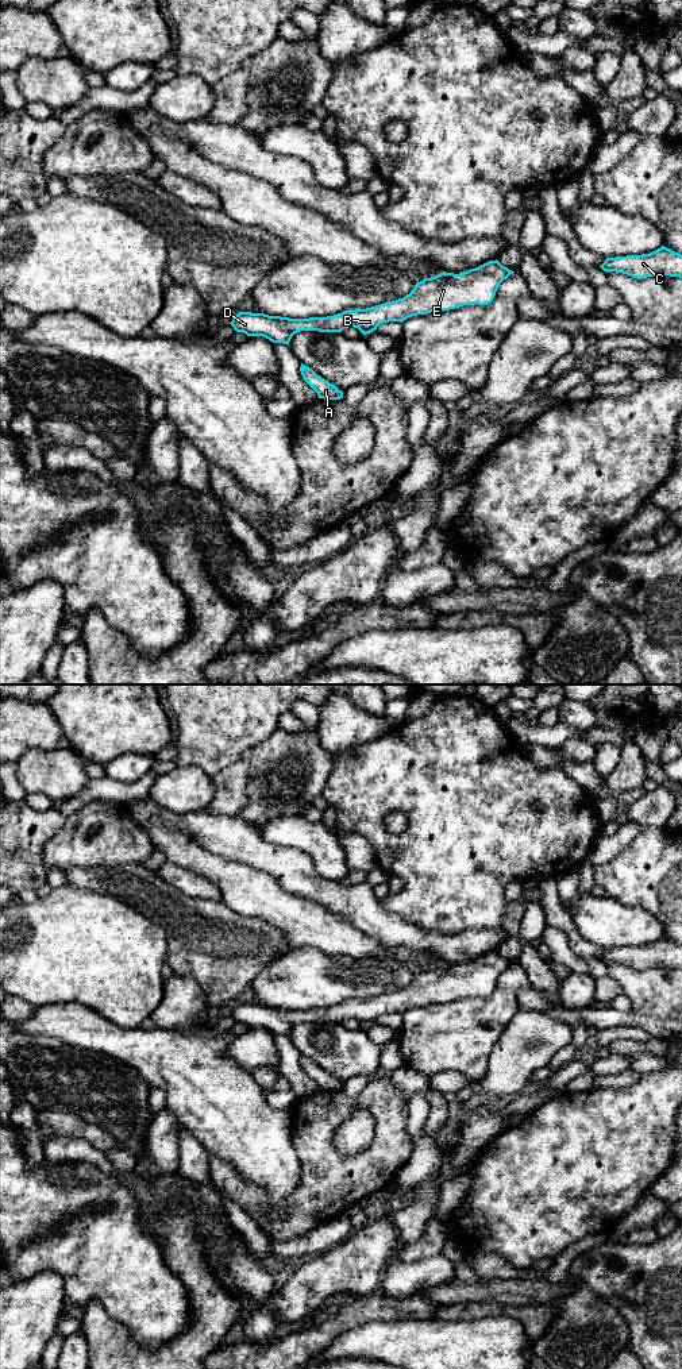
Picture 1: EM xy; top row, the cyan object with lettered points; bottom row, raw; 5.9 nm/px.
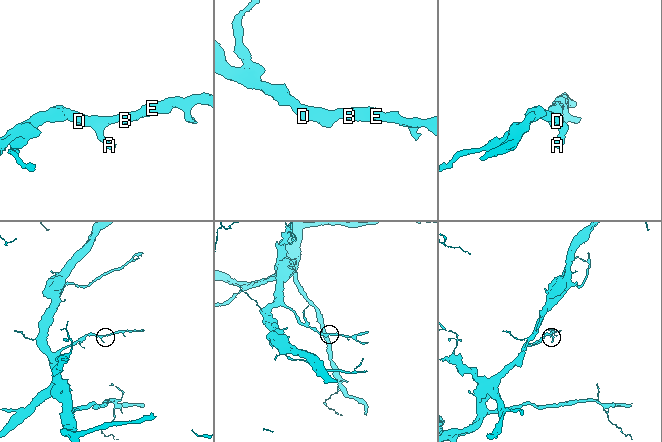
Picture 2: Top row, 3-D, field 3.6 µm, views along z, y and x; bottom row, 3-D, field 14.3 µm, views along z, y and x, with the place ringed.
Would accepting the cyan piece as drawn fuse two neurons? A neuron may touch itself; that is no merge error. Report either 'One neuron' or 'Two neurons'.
One neuron

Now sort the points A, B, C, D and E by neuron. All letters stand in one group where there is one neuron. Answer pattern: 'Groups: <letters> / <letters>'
Groups: A B C D E

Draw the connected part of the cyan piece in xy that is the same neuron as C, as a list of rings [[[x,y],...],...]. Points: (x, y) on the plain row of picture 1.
[[[662,937],[650,945],[606,949],[600,959],[606,964],[623,964],[637,971],[655,967],[682,969],[682,945]]]

